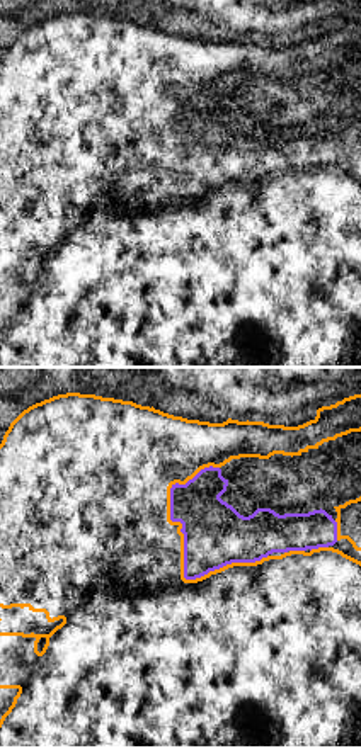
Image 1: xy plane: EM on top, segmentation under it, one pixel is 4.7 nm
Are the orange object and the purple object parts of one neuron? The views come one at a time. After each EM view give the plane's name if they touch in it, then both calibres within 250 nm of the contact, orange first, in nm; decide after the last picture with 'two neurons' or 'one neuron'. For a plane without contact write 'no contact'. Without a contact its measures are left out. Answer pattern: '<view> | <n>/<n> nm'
xy | 500/300 nm

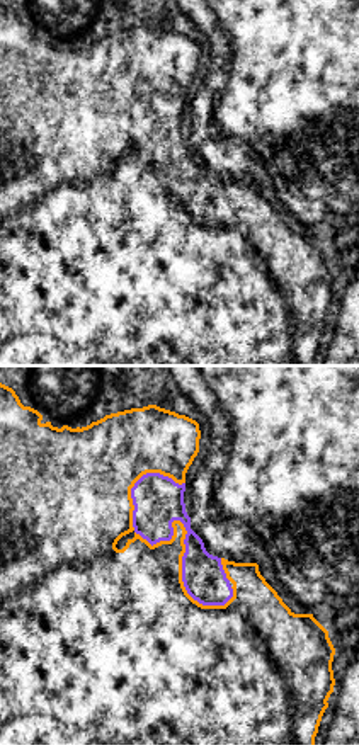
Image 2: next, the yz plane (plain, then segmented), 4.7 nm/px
yz | 240/240 nm

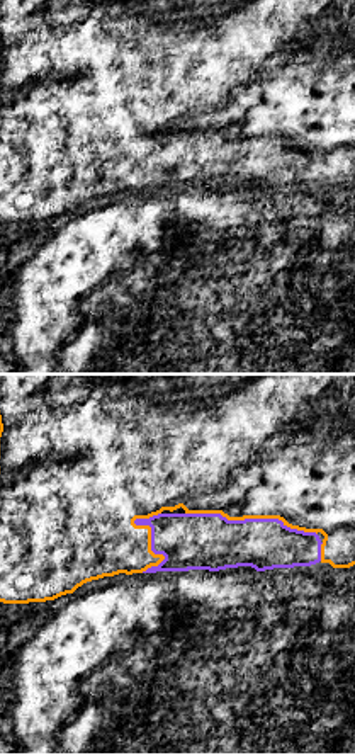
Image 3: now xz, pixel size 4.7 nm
xz | 500/280 nm

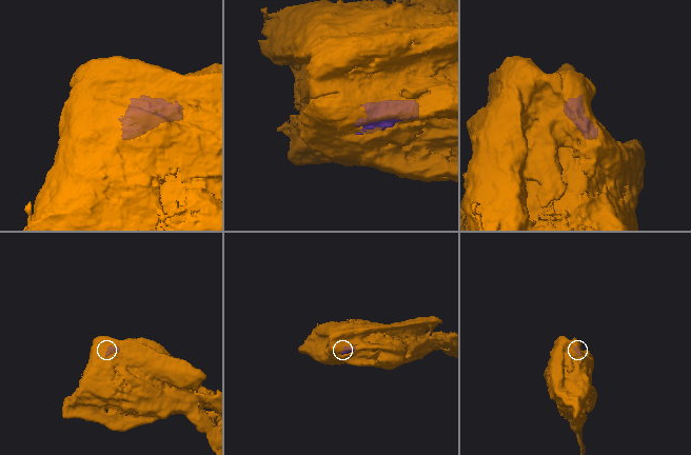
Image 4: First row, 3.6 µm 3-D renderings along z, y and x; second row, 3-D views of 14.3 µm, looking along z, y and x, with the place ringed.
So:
one neuron

